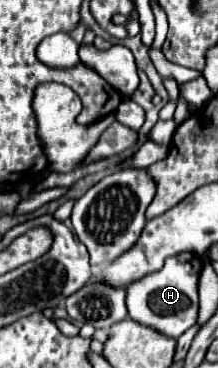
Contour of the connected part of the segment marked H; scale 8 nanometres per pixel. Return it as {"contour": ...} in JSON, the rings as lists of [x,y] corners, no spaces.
{"contour":[[[181,252],[165,260],[165,266],[153,274],[143,276],[127,286],[127,310],[131,320],[145,324],[149,328],[157,328],[157,332],[165,332],[165,336],[179,338],[187,328],[191,328],[197,320],[197,282],[201,274],[201,258],[191,252]]]}

